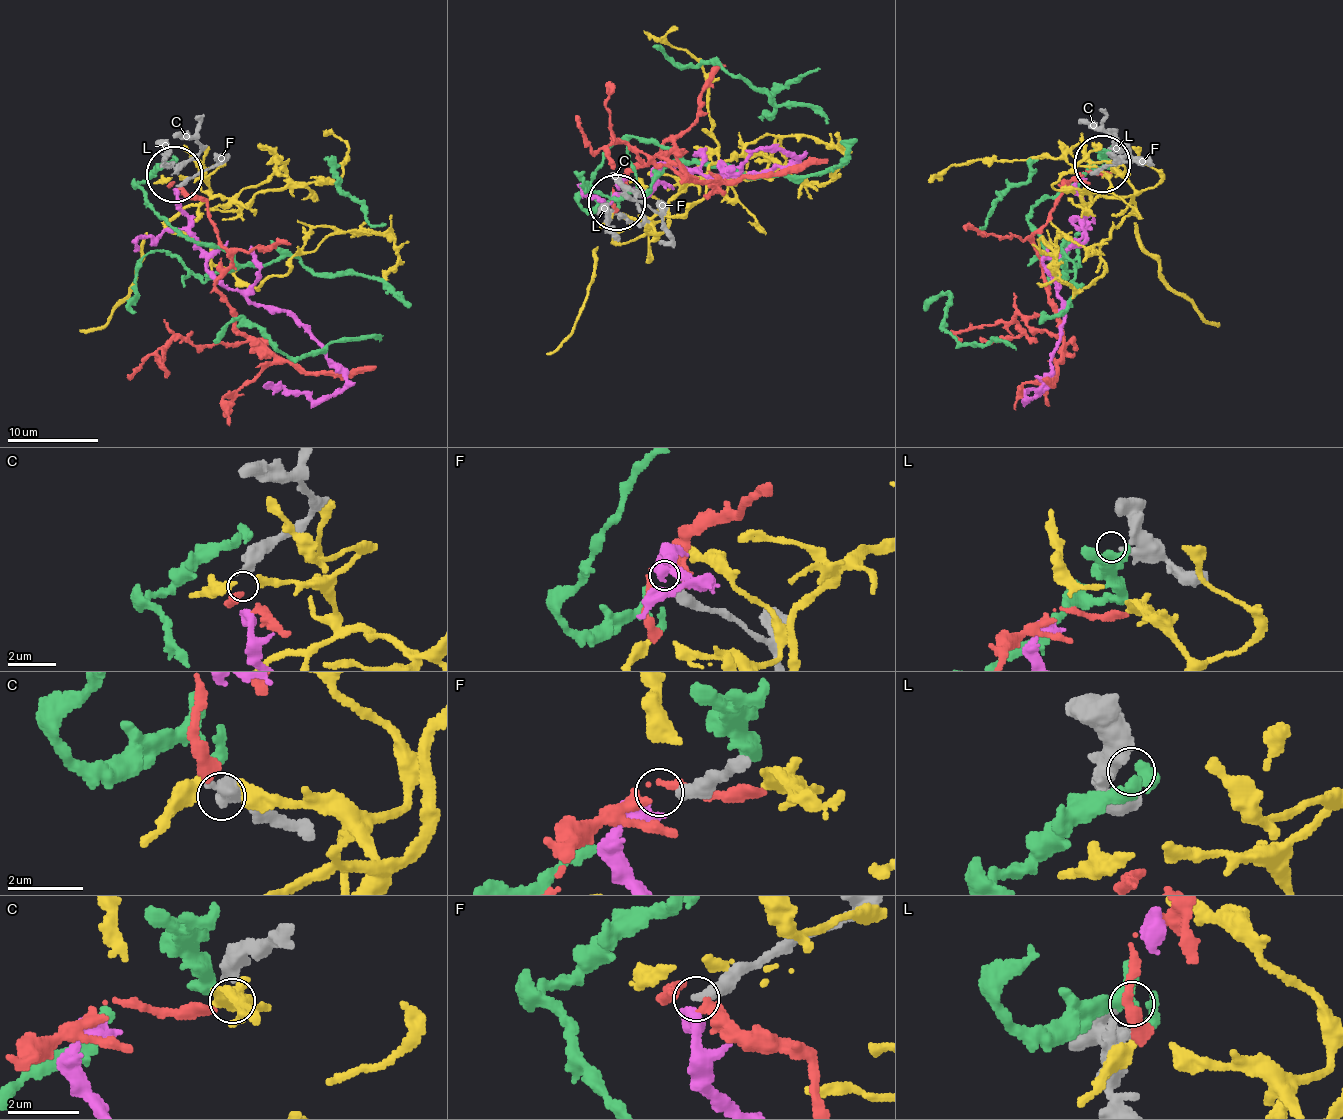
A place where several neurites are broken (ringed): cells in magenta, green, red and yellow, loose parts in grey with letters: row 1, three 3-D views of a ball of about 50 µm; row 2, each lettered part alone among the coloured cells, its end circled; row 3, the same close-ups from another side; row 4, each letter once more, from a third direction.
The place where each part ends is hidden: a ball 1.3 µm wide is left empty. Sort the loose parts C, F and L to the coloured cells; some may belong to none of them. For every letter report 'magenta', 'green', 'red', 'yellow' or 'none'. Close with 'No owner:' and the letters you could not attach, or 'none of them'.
C: red
F: magenta
L: none
No owner: L

